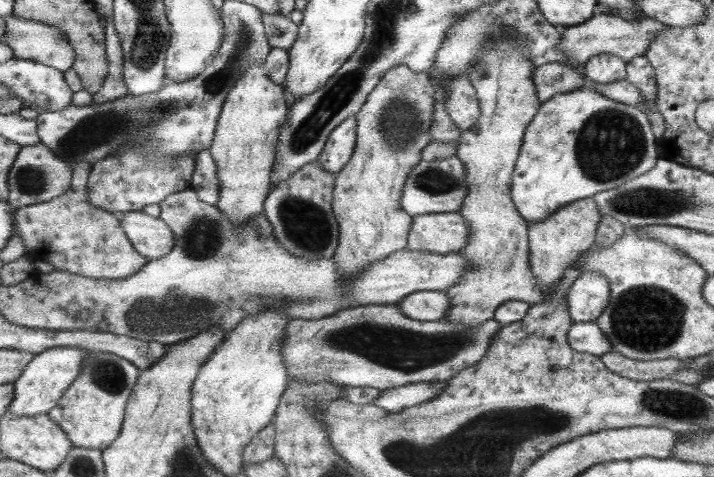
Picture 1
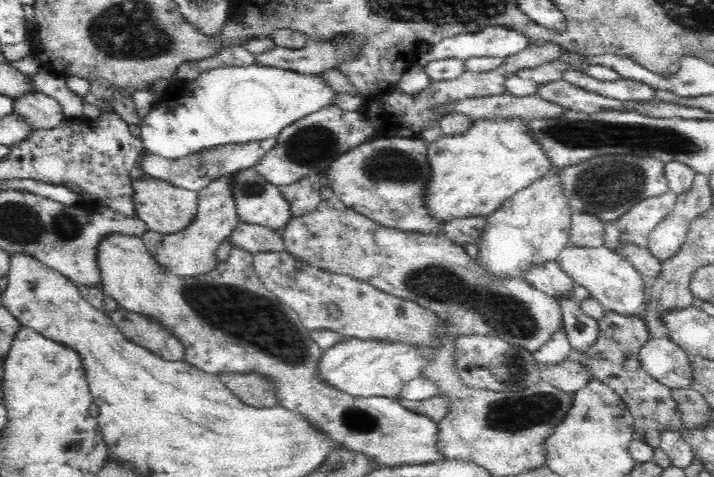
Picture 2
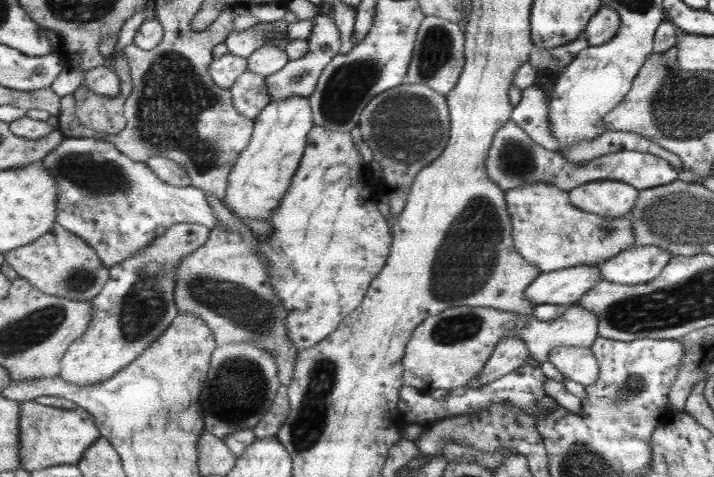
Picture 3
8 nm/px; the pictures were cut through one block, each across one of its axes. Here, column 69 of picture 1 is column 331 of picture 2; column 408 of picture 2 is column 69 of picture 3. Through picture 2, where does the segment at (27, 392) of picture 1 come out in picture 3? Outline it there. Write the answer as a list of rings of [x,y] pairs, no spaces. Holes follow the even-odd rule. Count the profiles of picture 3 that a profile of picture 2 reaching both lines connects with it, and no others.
[[[181,222],[165,230],[163,236],[159,236],[153,246],[139,251],[128,258],[123,264],[117,264],[110,268],[108,284],[103,287],[100,294],[92,300],[95,312],[92,314],[92,322],[81,339],[75,340],[61,361],[62,373],[66,381],[90,385],[112,379],[119,371],[123,371],[129,364],[135,362],[140,356],[151,348],[164,335],[164,332],[172,326],[173,320],[180,313],[176,303],[176,273],[182,260],[203,247],[212,235],[212,230],[203,224]]]

